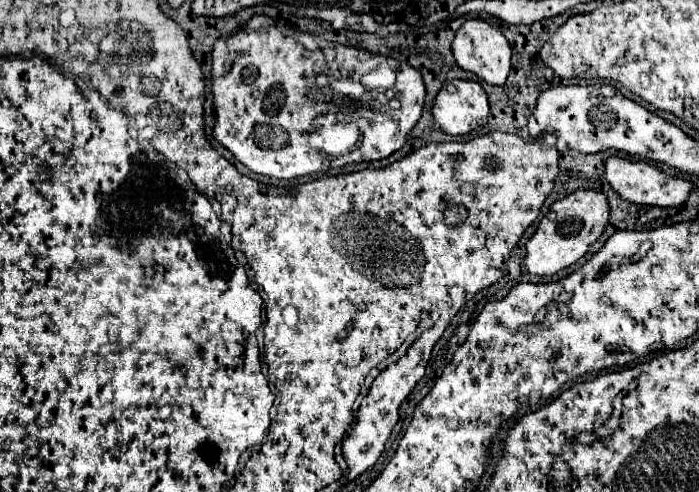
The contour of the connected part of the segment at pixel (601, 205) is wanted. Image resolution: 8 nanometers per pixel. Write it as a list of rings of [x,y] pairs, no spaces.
[[[577,190],[561,200],[557,200],[549,214],[541,220],[537,232],[527,242],[525,266],[535,276],[553,276],[559,270],[575,264],[583,258],[593,242],[599,240],[609,222],[609,202],[603,192]]]

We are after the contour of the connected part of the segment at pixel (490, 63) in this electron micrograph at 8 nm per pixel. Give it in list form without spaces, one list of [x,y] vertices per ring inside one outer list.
[[[467,20],[455,34],[453,44],[451,44],[453,58],[461,70],[477,74],[481,80],[487,84],[501,86],[505,84],[509,70],[511,70],[511,46],[507,38],[501,34],[499,28],[491,26],[485,20]]]

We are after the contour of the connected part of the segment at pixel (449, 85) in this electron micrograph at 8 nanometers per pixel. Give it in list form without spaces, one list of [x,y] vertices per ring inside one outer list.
[[[473,80],[445,82],[435,98],[433,116],[445,134],[469,134],[471,130],[487,124],[487,94],[483,86]]]

